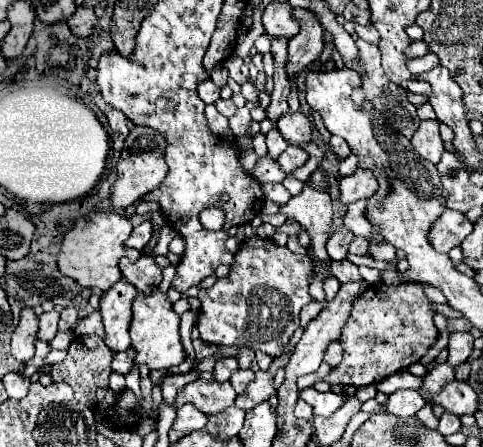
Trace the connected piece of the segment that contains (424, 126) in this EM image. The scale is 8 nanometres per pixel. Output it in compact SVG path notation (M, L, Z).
M438 120L420 122L420 126L410 142L422 160L438 164L438 160L444 152L444 144L442 144L442 138L438 134Z

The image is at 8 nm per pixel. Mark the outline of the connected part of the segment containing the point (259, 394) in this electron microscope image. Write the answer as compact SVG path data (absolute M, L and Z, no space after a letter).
M252 360L250 370L254 372L254 380L246 386L246 392L236 398L236 406L244 410L252 410L256 404L268 400L274 392L274 376L268 370L260 370L256 360Z

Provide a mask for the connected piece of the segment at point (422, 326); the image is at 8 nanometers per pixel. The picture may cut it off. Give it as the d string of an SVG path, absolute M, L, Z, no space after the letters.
M378 282L378 284L368 286L366 292L362 292L362 296L358 296L358 300L354 302L350 320L346 320L346 324L340 332L340 338L338 338L344 348L344 358L326 376L326 380L330 384L342 384L342 386L344 384L368 386L368 384L376 384L376 382L384 380L390 374L396 374L396 372L408 368L410 364L418 362L438 338L438 330L436 330L432 318L434 318L434 310L430 308L430 300L426 298L426 294L418 282L406 282L406 284L398 284L398 286L386 286L384 282Z

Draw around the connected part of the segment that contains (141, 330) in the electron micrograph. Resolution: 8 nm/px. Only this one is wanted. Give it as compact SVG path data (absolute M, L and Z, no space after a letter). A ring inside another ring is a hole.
M152 288L148 296L138 294L132 304L132 322L130 322L130 338L132 348L136 350L134 362L138 366L146 364L148 370L168 370L172 366L178 366L182 362L182 342L180 342L180 318L172 308L172 302L166 294L158 292L158 288Z

